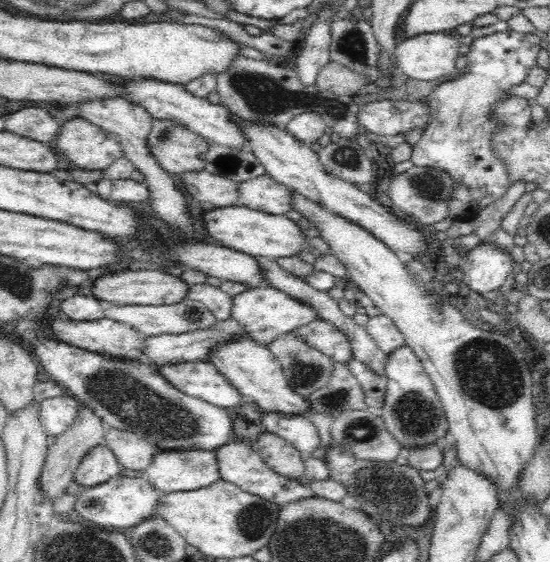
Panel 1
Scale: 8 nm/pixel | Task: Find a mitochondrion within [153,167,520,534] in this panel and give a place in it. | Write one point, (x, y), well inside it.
(394, 493)

